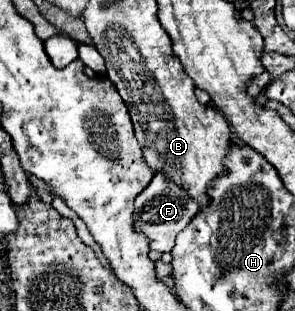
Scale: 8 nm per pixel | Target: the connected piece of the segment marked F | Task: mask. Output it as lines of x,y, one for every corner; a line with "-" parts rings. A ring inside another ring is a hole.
156,173
150,185
136,197
136,213
134,225
136,231
144,233
150,239
150,249
160,253
168,253
174,247
176,235
190,223
190,219
198,213
196,199
188,197
176,183
172,183
164,173

